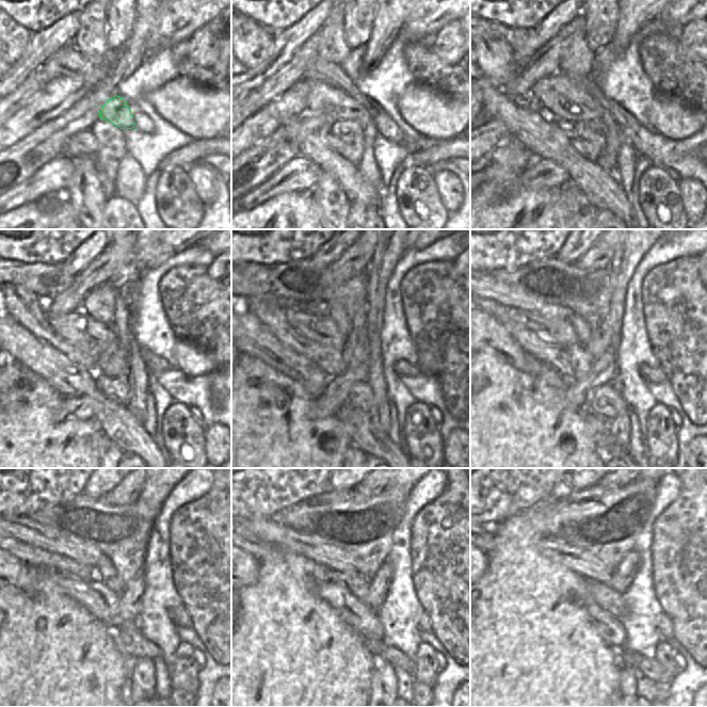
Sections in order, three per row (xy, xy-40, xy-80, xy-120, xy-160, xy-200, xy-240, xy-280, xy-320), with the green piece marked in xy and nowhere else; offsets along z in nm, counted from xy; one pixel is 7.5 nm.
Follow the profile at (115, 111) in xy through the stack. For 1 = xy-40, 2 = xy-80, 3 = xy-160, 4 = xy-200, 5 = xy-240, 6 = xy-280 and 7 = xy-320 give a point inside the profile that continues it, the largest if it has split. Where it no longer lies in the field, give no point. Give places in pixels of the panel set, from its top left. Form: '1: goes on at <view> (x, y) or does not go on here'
1: goes on at xy-40 (336, 105)
2: goes on at xy-80 (560, 98)
3: goes on at xy-160 (318, 326)
4: goes on at xy-200 (561, 331)
5: goes on at xy-240 (35, 557)
6: goes on at xy-280 (257, 548)
7: goes on at xy-320 (492, 532)

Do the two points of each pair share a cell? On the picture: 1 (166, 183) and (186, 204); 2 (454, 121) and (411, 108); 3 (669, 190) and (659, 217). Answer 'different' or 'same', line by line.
1: same
2: same
3: same

